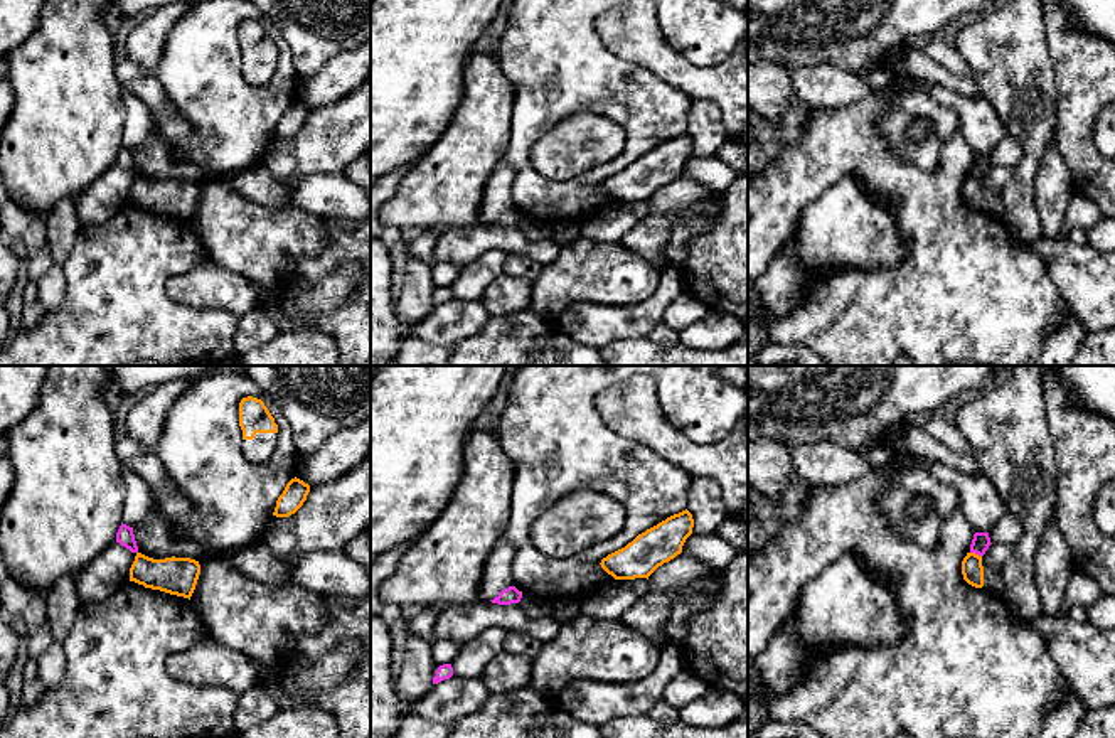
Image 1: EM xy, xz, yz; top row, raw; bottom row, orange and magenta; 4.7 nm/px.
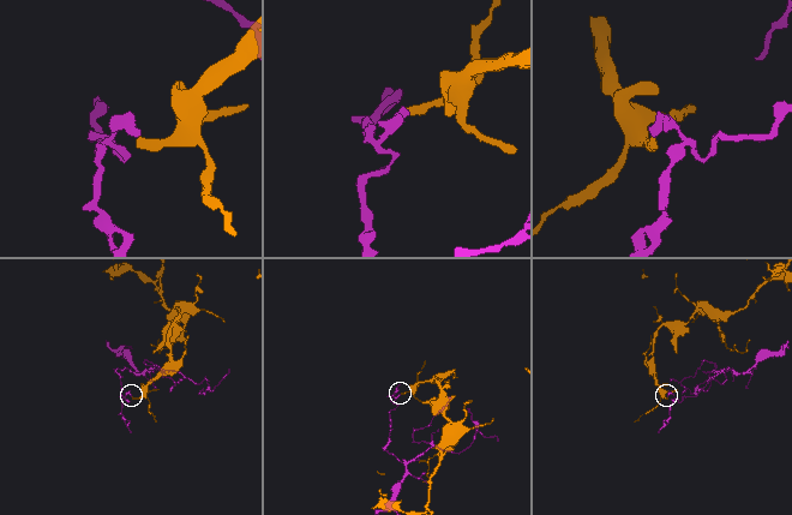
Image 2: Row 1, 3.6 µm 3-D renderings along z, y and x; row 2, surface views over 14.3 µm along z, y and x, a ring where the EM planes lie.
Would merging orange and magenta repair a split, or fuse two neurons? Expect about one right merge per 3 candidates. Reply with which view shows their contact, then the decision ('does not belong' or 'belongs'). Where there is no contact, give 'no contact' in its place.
contact in yz; does not belong

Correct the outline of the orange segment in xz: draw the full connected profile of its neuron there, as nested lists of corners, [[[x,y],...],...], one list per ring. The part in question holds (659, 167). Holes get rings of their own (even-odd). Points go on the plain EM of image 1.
[[[686,131],[638,157],[625,170],[601,182],[601,190],[615,202],[647,201],[682,175],[692,157],[694,142]]]

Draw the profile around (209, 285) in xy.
[[[216,263],[195,266],[165,285],[172,300],[211,310],[227,310],[237,317],[263,307],[256,286]]]

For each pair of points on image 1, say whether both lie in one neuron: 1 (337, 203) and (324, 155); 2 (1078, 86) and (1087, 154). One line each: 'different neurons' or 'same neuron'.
1: different neurons
2: same neuron

